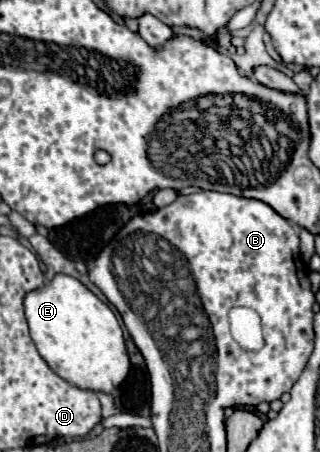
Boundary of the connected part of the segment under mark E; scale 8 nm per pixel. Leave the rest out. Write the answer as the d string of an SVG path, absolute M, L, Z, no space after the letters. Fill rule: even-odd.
M57 273L43 287L29 291L23 299L23 307L39 355L59 377L81 389L105 393L113 393L125 381L129 355L119 321L79 279Z

